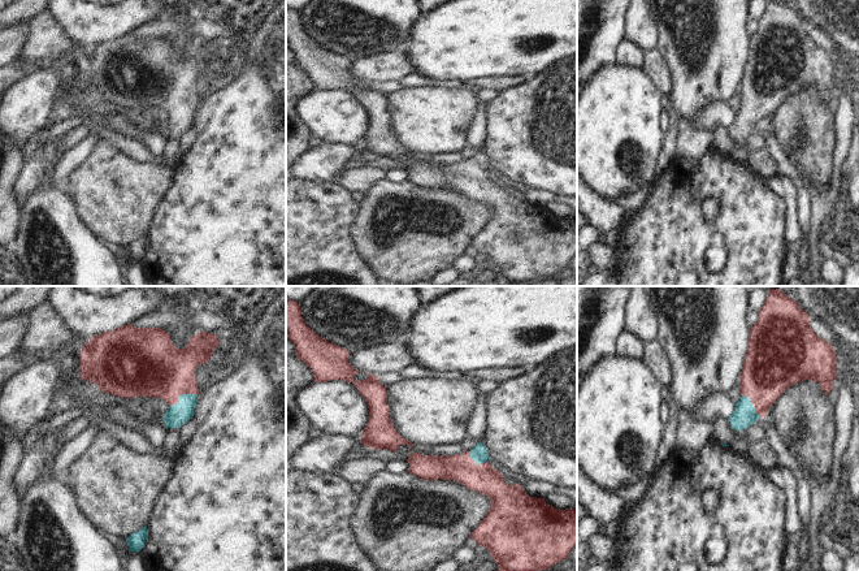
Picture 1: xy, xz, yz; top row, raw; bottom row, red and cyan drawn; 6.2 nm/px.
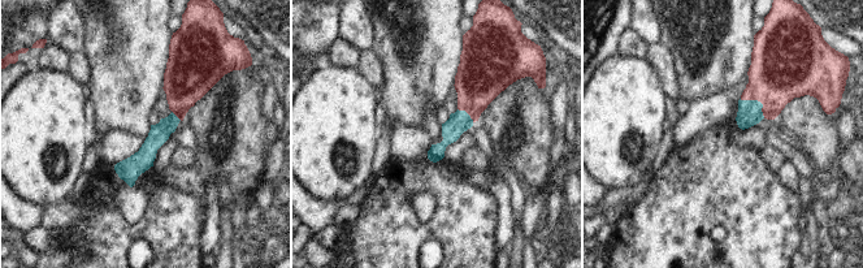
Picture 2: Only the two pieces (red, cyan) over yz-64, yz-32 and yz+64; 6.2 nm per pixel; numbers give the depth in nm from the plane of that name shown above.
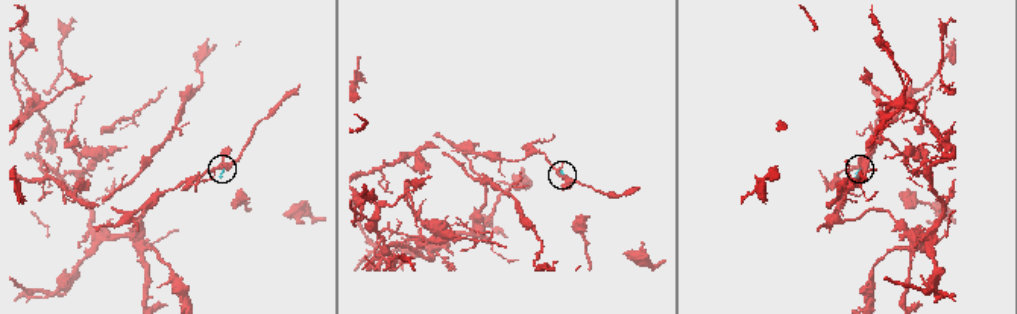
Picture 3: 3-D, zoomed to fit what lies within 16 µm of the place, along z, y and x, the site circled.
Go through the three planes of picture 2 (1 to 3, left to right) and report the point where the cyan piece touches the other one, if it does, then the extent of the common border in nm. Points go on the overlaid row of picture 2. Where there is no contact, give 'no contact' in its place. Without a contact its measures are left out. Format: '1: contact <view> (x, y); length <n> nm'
1: contact yz-64 (177, 116); length 90 nm
2: contact yz-32 (467, 112); length 130 nm
3: contact yz+64 (758, 100); length 200 nm

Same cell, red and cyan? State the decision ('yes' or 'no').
yes

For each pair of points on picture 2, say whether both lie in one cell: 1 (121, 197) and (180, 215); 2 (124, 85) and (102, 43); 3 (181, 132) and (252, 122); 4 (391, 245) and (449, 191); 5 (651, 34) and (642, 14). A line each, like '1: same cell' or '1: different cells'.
1: different cells
2: same cell
3: different cells
4: same cell
5: same cell

